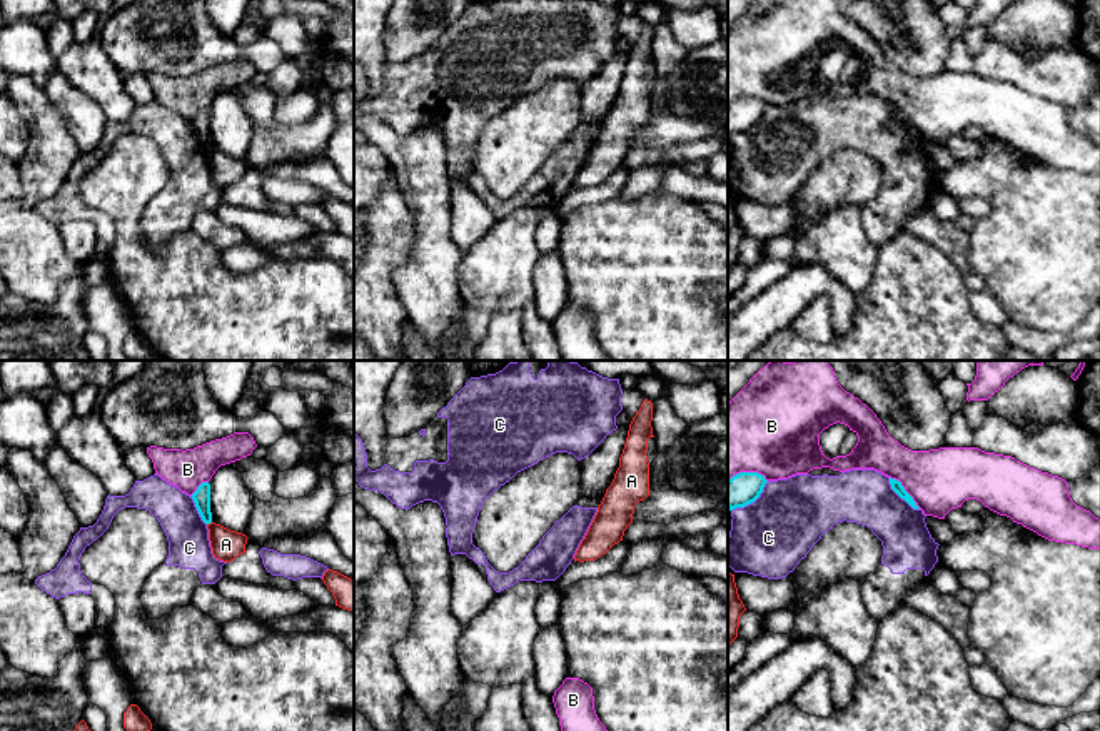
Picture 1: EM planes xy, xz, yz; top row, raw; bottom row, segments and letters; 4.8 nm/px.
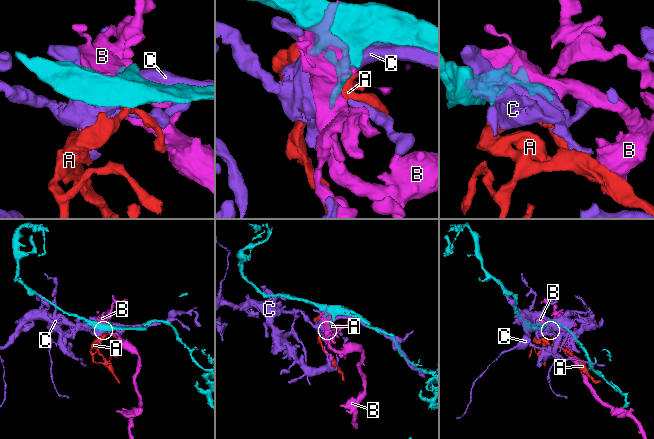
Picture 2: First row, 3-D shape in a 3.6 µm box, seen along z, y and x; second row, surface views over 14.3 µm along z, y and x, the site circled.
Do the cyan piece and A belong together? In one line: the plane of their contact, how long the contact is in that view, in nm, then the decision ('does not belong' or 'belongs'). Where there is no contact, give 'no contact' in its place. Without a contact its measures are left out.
xy | 30 nm | does not belong

